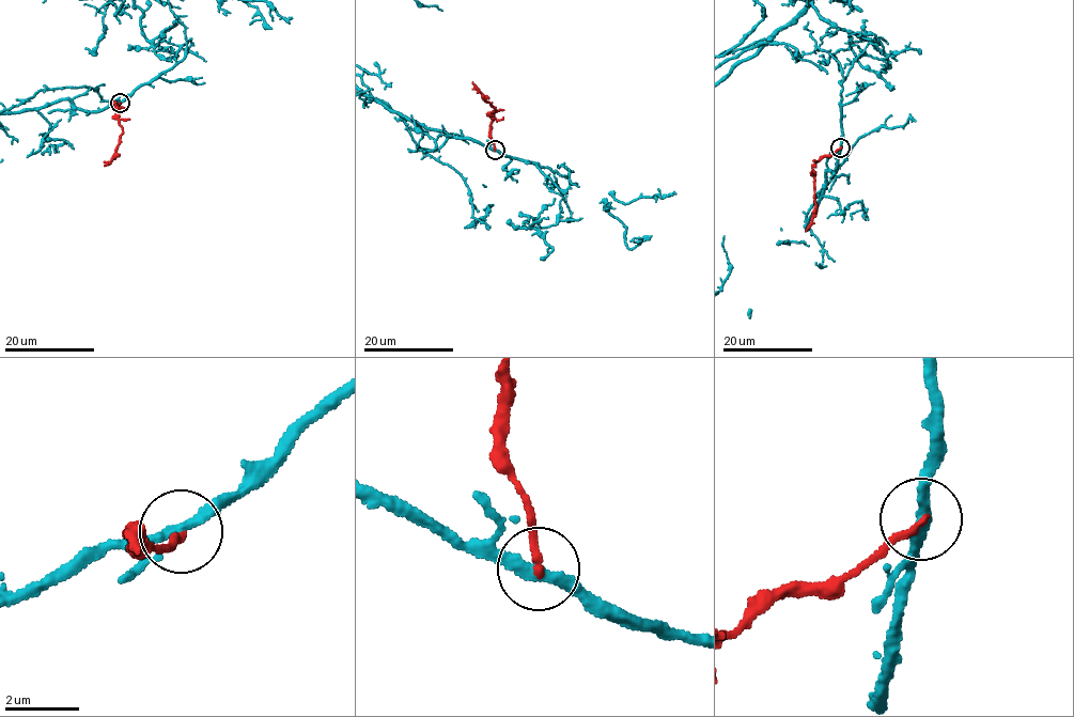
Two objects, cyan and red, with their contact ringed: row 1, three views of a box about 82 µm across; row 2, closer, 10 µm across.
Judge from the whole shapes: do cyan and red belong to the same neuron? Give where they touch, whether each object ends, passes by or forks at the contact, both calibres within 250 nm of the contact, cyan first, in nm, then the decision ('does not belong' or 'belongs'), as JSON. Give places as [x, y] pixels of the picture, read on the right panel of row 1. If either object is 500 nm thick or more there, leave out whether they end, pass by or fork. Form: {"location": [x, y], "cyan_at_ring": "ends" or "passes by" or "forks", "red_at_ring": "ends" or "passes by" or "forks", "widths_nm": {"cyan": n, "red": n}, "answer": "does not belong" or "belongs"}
{"location": [840, 147], "cyan_at_ring": "passes by", "red_at_ring": "ends", "widths_nm": {"cyan": 280, "red": 200}, "answer": "does not belong"}

